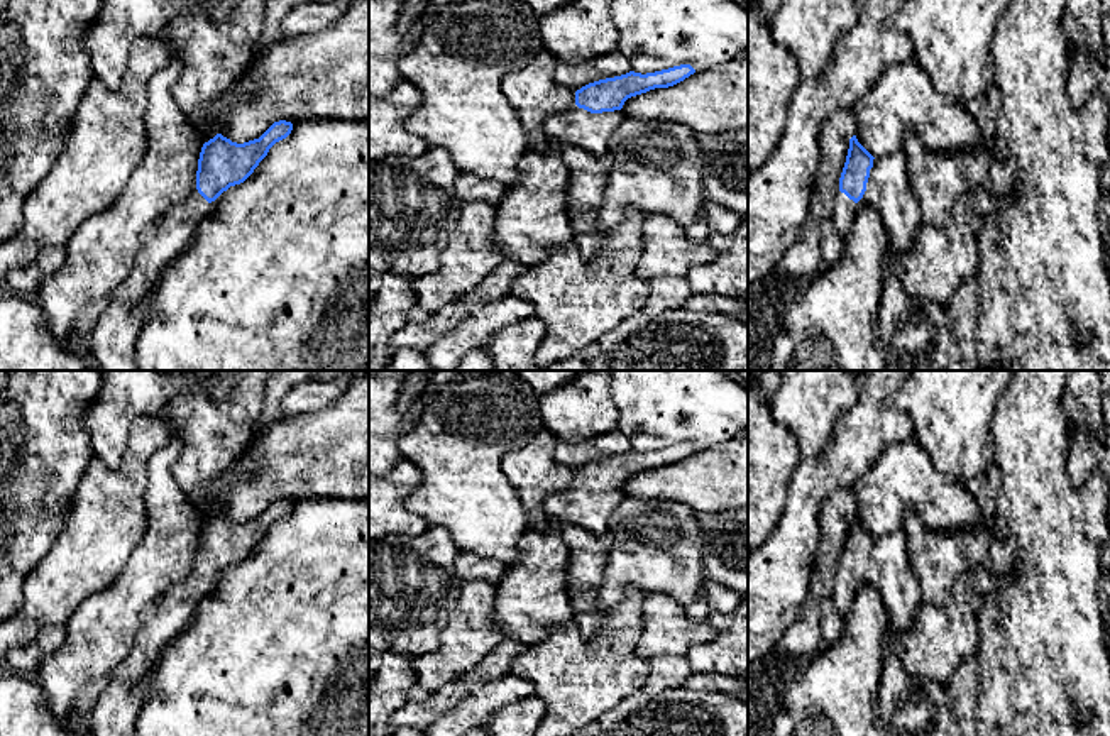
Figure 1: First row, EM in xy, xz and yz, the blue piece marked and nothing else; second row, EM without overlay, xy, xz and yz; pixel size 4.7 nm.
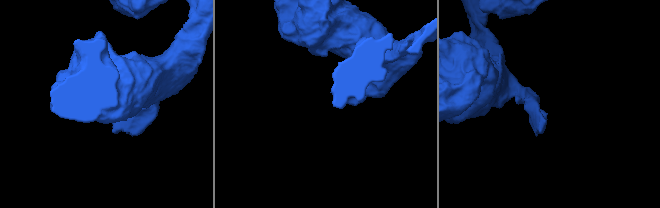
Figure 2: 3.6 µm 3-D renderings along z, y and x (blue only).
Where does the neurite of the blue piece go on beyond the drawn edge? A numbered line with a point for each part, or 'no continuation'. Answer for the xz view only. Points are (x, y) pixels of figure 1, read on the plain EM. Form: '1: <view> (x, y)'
1: xz (577, 506)

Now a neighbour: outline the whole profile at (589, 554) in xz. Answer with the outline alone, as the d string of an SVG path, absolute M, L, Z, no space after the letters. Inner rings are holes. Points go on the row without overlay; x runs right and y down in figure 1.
M574 525L565 526L562 536L570 552L567 592L572 609L574 612L592 612L599 609L597 590L604 584L613 540Z

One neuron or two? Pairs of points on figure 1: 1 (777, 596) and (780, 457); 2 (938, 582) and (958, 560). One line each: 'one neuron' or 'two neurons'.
1: two neurons
2: one neuron

